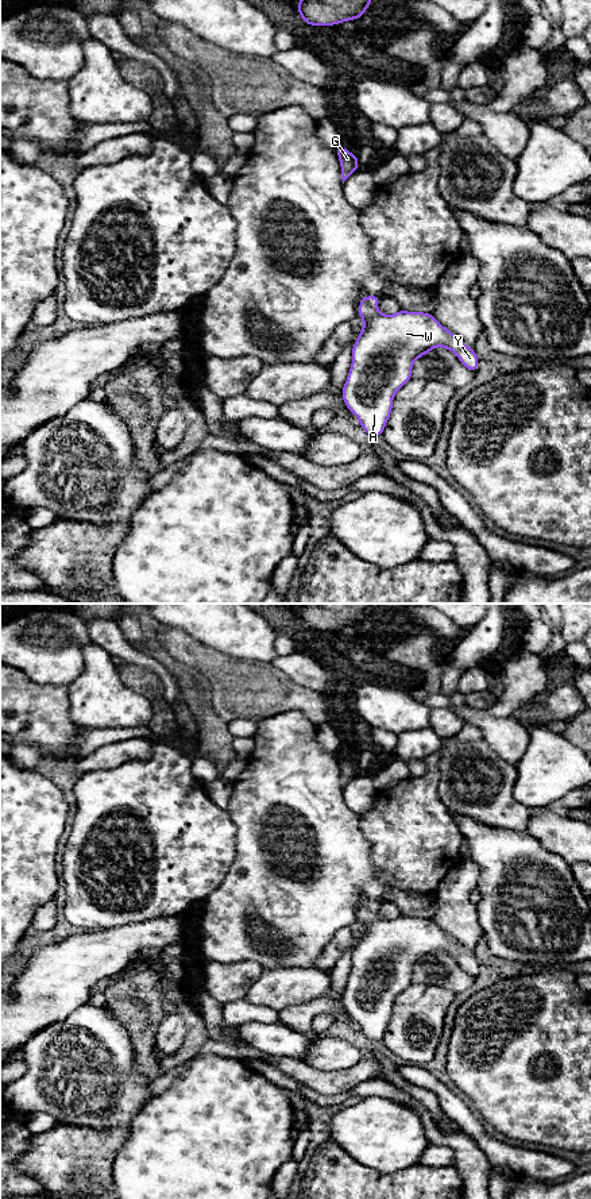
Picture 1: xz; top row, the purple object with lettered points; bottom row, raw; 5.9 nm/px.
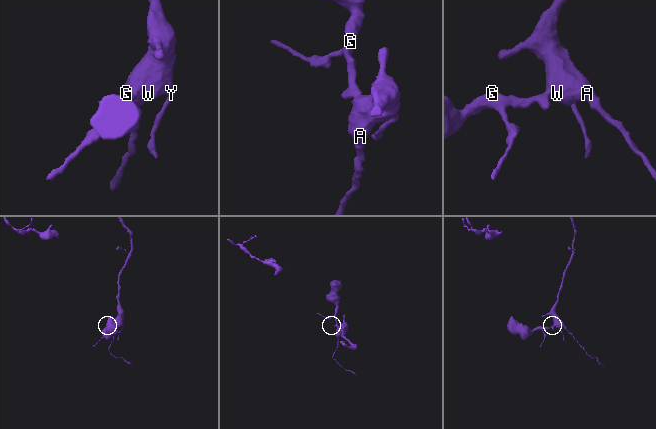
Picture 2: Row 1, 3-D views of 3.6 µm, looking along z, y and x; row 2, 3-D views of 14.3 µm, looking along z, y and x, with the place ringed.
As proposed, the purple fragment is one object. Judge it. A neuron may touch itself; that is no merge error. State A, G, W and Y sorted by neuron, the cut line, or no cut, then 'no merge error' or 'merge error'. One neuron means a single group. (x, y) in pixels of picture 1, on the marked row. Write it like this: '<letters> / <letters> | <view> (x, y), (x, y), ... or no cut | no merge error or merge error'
A G W Y | no cut | no merge error

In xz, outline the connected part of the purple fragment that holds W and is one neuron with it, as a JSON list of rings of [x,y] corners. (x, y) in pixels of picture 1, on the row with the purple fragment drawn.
[[[364,296],[359,302],[358,315],[363,320],[363,329],[354,343],[351,369],[341,390],[348,410],[359,419],[360,427],[371,437],[382,436],[391,415],[393,398],[413,378],[413,362],[420,356],[434,347],[444,347],[455,352],[468,370],[476,373],[479,367],[475,350],[443,327],[432,313],[401,309],[395,315],[383,315],[376,307],[379,301],[378,296]]]

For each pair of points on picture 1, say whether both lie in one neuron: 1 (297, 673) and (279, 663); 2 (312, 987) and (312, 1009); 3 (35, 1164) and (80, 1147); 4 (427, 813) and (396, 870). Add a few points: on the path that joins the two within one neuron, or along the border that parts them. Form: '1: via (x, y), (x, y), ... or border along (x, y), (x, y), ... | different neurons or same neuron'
1: via (293, 669), (284, 663) | same neuron
2: border along (329, 987), (308, 1002), (282, 1009) | different neurons
3: via (46, 1159), (69, 1149) | same neuron
4: via (413, 827), (413, 848), (408, 856) | same neuron

